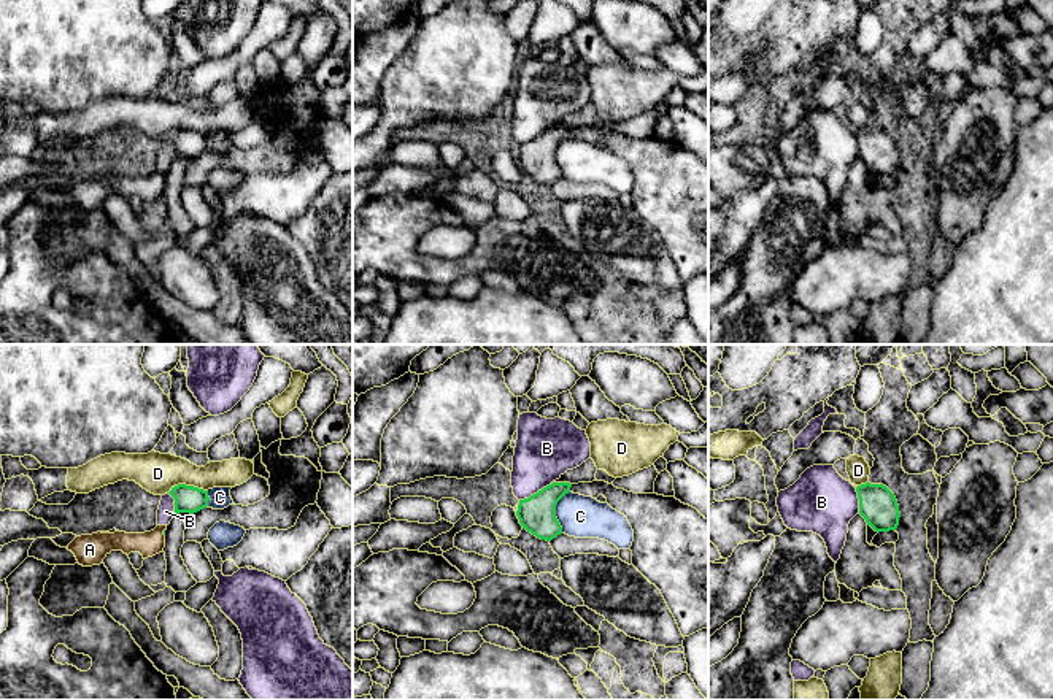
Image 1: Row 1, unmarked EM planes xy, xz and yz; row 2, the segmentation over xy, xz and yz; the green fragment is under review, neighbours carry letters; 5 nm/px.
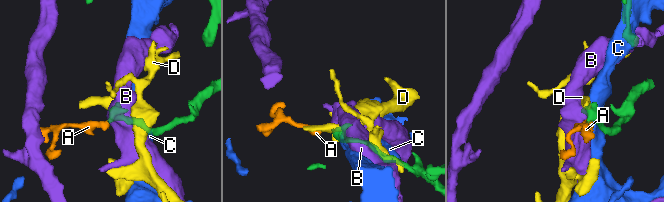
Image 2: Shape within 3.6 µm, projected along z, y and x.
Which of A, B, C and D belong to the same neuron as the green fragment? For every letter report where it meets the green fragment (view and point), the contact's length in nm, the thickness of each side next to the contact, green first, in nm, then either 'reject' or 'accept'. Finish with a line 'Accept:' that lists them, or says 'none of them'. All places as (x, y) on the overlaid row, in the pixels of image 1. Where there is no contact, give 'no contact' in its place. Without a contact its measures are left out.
A: meets green in xy at (164, 532); contact 40 nm long; 20 nm thick on the green side, 130 nm on the other; accept
B: meets green in xz at (534, 494); contact 180 nm long; 190 nm thick on the green side, 300 nm on the other; reject
C: meets green in xz at (555, 511); contact 220 nm long; 190 nm thick on the green side, 220 nm on the other; reject
D: meets green in xy at (186, 486); contact 200 nm long; 140 nm thick on the green side, 200 nm on the other; reject
Accept: A

